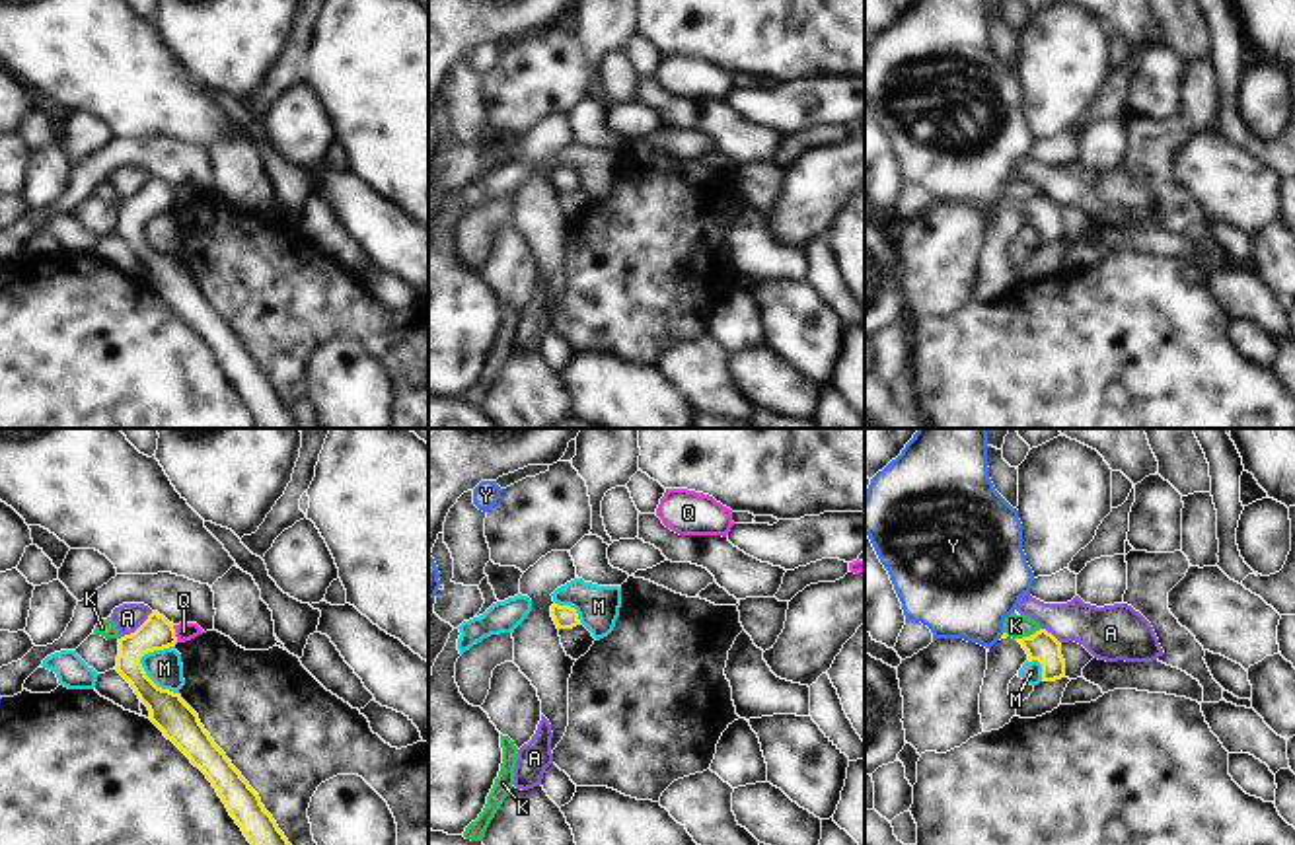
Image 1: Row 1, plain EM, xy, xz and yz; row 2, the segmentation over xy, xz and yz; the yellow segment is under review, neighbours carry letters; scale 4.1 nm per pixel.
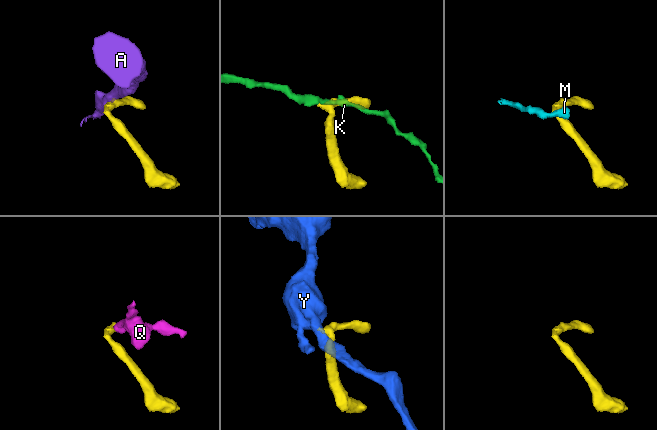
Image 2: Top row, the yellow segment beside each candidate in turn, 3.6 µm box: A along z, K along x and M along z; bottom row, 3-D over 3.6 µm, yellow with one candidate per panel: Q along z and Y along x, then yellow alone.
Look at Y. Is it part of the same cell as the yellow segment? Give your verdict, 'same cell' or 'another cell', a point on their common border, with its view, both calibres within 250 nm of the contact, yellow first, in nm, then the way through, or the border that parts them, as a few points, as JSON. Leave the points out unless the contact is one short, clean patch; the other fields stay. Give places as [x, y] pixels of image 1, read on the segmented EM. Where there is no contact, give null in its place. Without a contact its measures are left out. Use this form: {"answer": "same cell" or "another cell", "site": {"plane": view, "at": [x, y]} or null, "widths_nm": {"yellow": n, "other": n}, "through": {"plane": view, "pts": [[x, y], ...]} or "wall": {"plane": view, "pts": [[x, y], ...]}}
{"answer": "same cell", "site": {"plane": "yz", "at": [1001, 635]}, "widths_nm": {"yellow": 20, "other": 420}, "through": {"plane": "yz", "pts": [[1003, 635], [1001, 635], [962, 588]]}}

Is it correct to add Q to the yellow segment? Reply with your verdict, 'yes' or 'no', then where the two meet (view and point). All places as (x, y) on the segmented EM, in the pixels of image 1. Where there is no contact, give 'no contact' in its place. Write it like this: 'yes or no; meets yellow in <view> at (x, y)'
no; meets yellow in xy at (174, 635)

